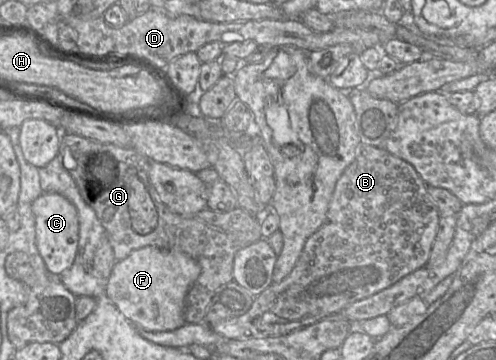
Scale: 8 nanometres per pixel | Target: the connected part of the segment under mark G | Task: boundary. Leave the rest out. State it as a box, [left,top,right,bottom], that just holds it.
[58,133,262,323]

